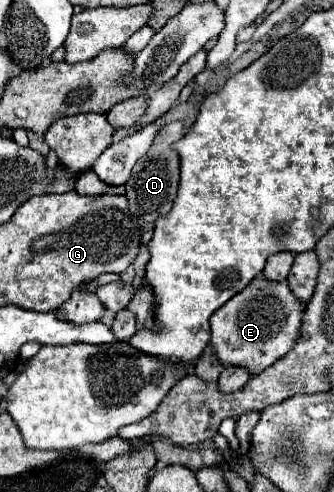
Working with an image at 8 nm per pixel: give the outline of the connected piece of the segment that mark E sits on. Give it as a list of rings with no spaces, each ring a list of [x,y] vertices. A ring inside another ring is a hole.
[[[258,275],[244,291],[234,295],[232,301],[212,315],[210,343],[224,365],[242,365],[256,375],[292,349],[300,331],[302,315],[304,307],[294,299],[286,281],[276,283]]]

